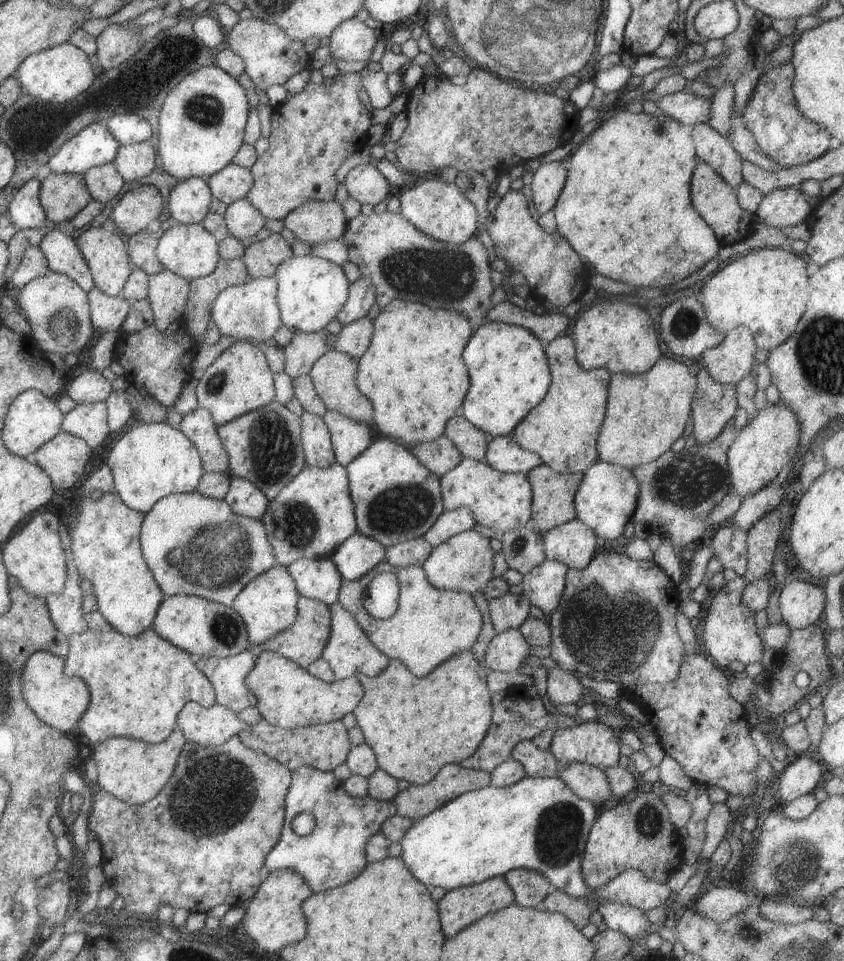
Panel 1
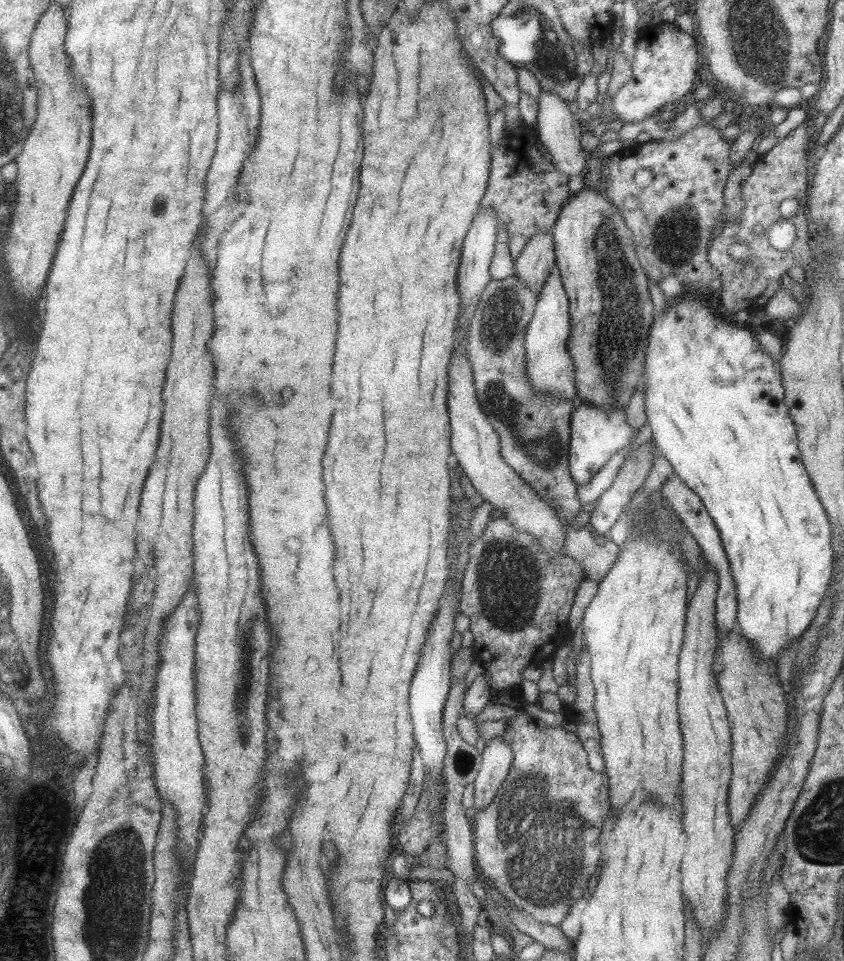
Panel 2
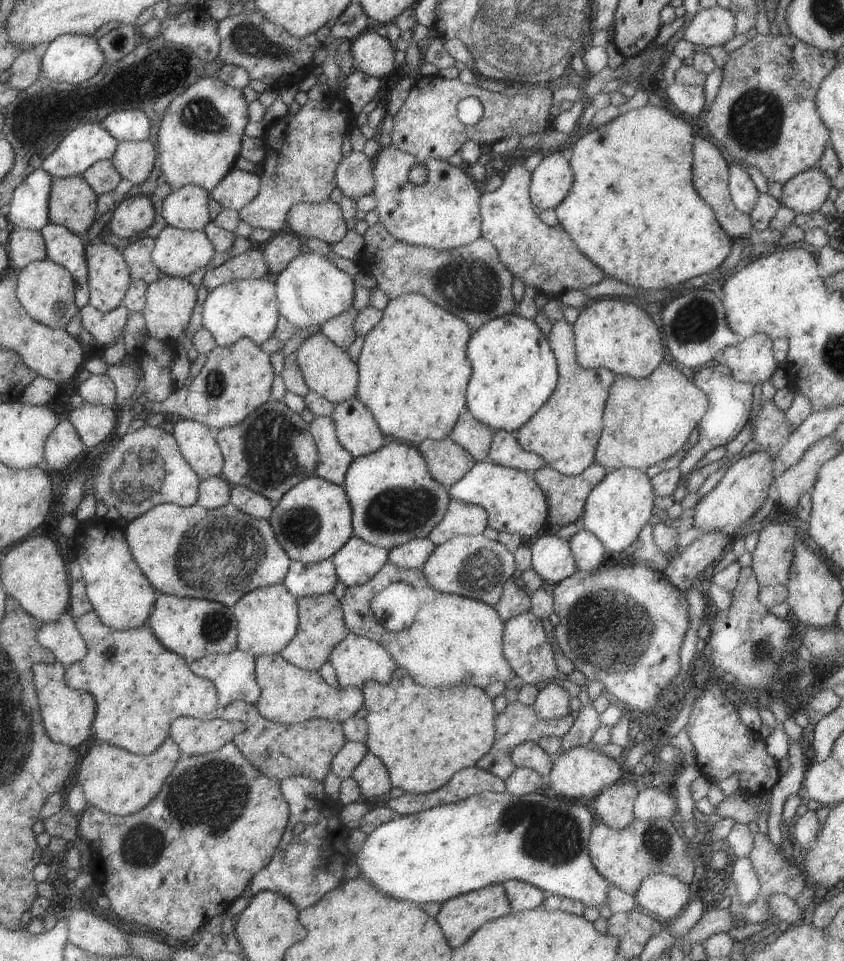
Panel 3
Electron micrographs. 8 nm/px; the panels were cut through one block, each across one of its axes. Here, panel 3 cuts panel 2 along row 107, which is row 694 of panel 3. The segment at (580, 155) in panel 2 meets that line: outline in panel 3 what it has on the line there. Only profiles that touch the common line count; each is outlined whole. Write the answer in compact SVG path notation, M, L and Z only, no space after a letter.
M547 682L539 690L532 706L541 720L558 719L569 715L570 711L566 690L555 682Z

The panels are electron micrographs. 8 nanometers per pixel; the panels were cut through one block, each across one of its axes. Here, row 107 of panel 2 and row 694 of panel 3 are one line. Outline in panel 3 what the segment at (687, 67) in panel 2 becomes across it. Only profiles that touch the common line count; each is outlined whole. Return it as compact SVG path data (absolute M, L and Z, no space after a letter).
M636 560L634 565L630 566L605 566L604 563L599 564L597 568L591 572L581 571L576 569L571 576L560 580L555 584L555 588L552 591L553 597L553 610L559 617L558 624L554 627L554 635L559 645L562 654L573 664L574 668L577 669L583 676L585 676L587 682L595 680L601 682L603 688L611 692L611 696L617 698L619 706L625 708L631 706L639 712L655 711L658 705L667 704L671 701L670 694L665 692L665 688L675 680L677 672L681 668L679 664L679 650L683 636L687 632L687 626L689 626L689 616L687 616L687 599L685 598L684 592L681 592L678 588L675 588L663 574L653 568L651 568L648 562L642 562Z

